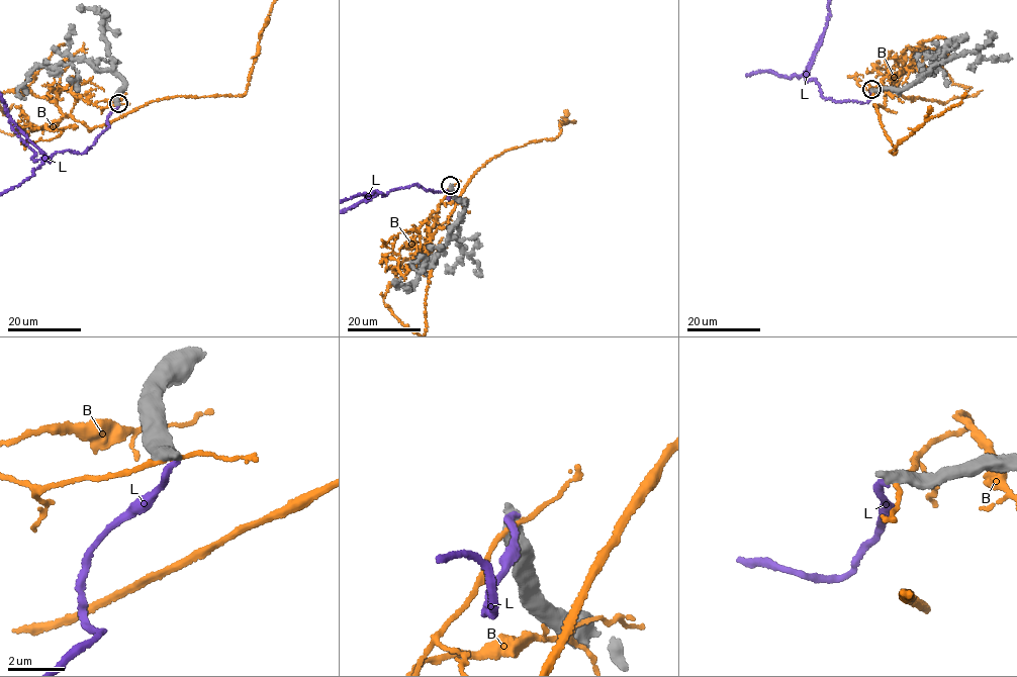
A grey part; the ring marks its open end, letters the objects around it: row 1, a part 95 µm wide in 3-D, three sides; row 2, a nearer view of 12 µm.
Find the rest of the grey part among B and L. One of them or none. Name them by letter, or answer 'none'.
none

